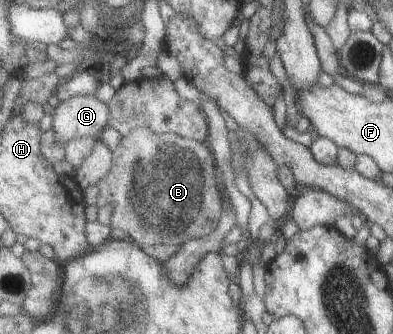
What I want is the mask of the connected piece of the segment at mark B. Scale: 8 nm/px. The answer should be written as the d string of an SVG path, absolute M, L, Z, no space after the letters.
M136 128L123 136L120 147L114 151L112 171L100 181L98 188L98 207L113 207L111 225L127 231L140 245L183 245L194 238L213 234L225 210L224 187L211 143L176 132L160 134L148 128Z

